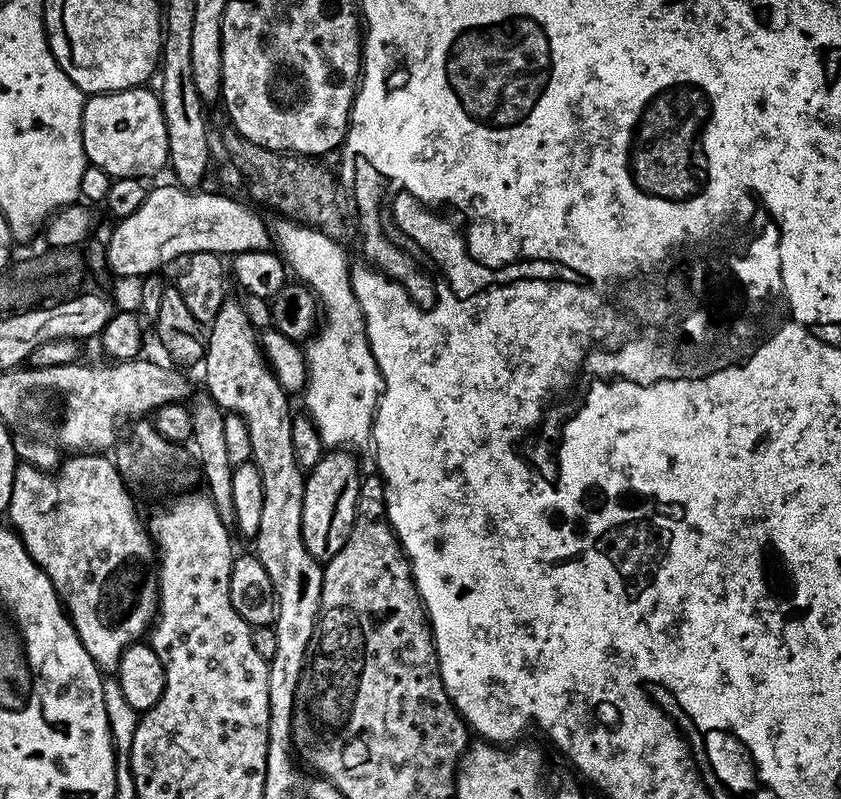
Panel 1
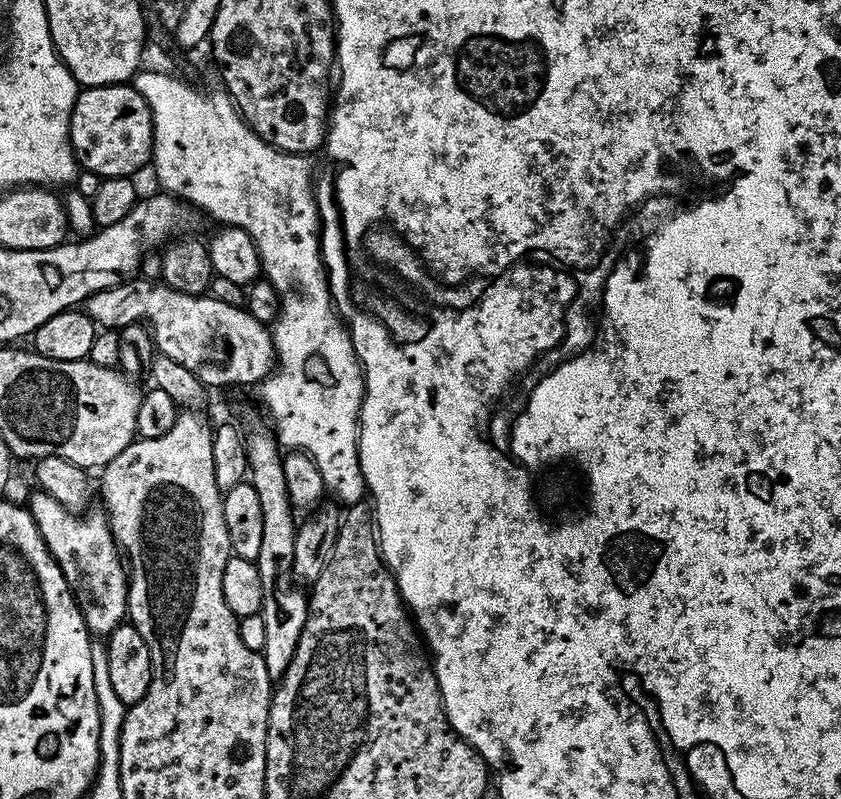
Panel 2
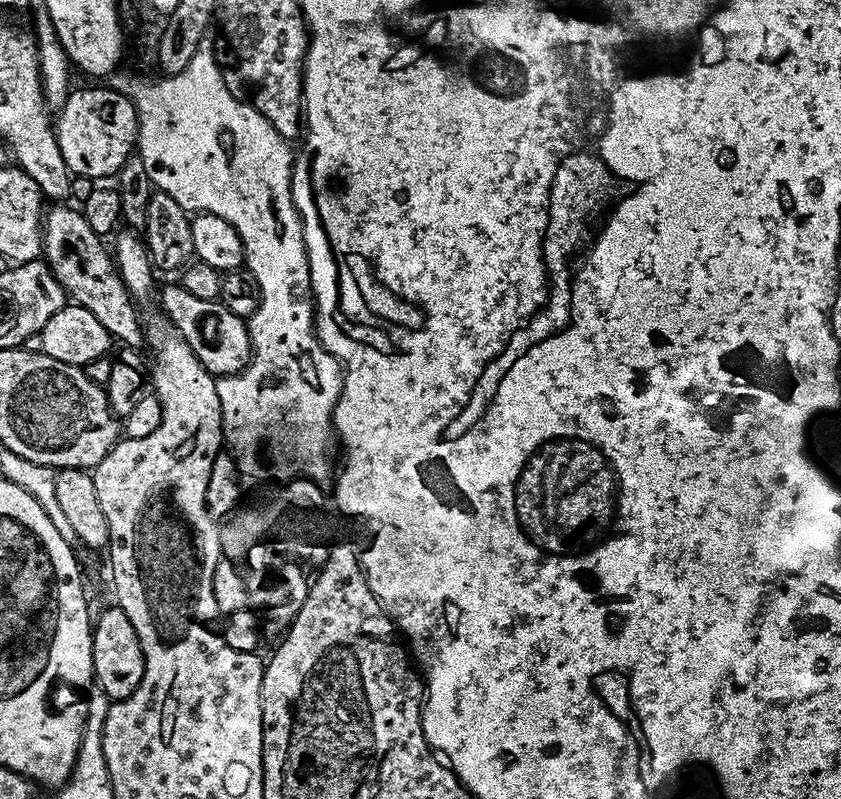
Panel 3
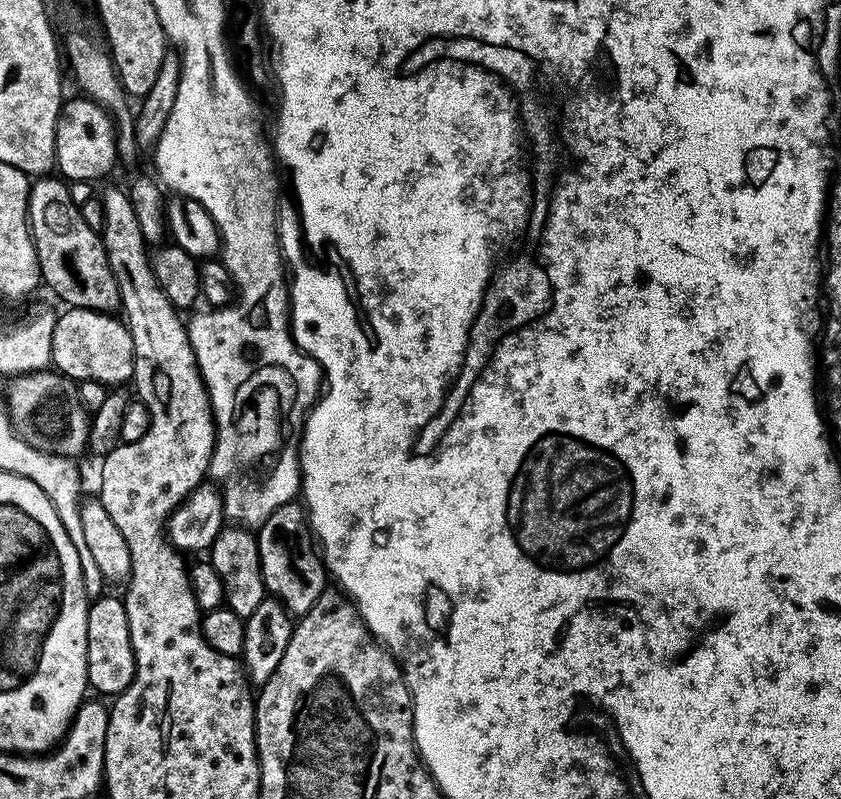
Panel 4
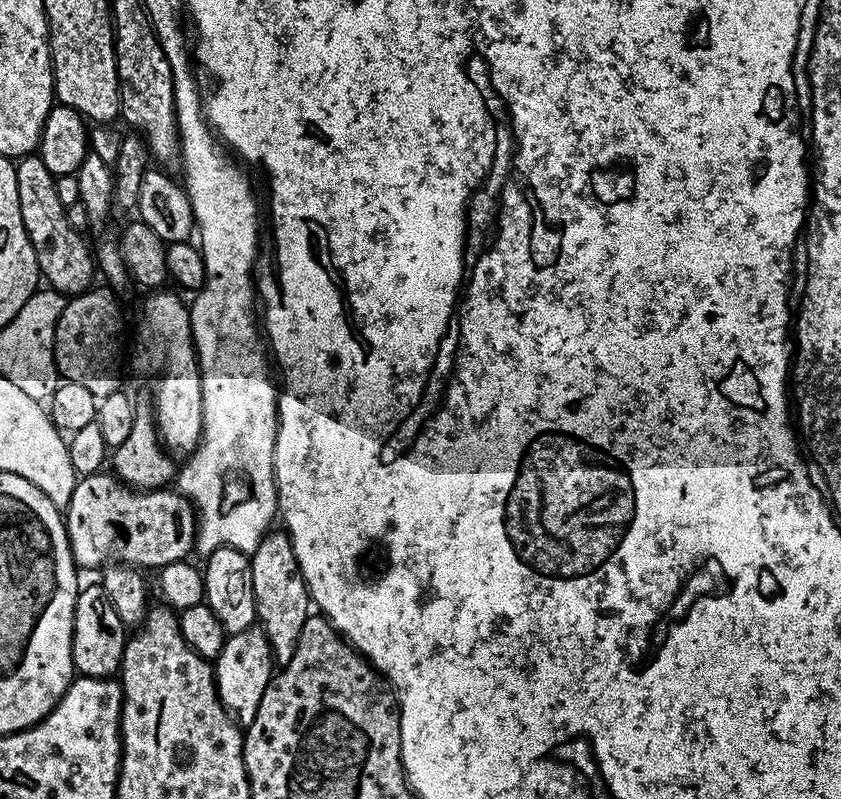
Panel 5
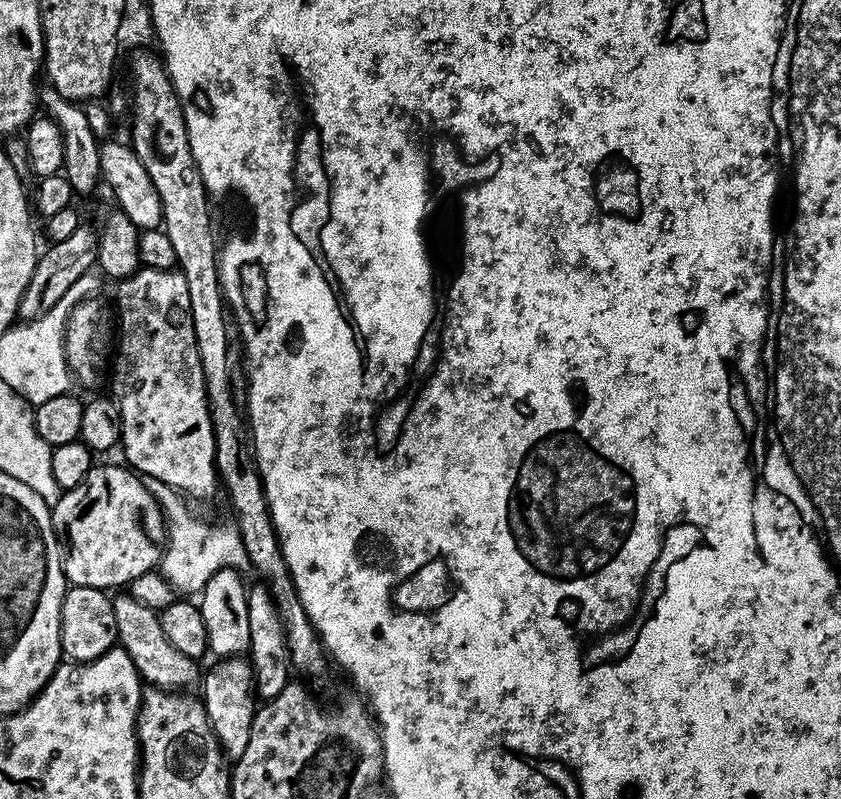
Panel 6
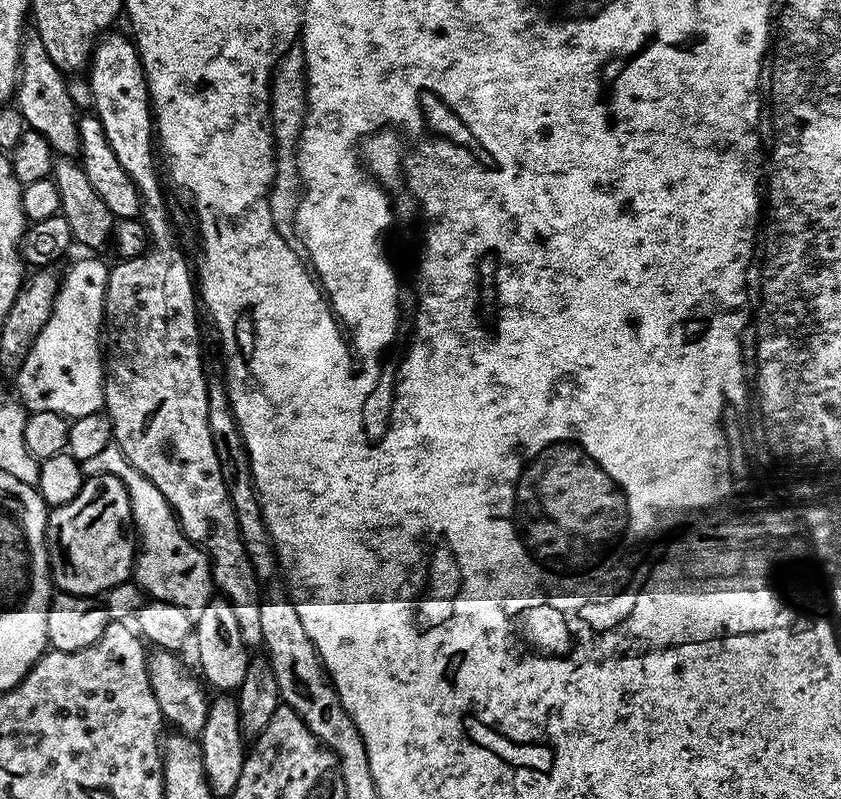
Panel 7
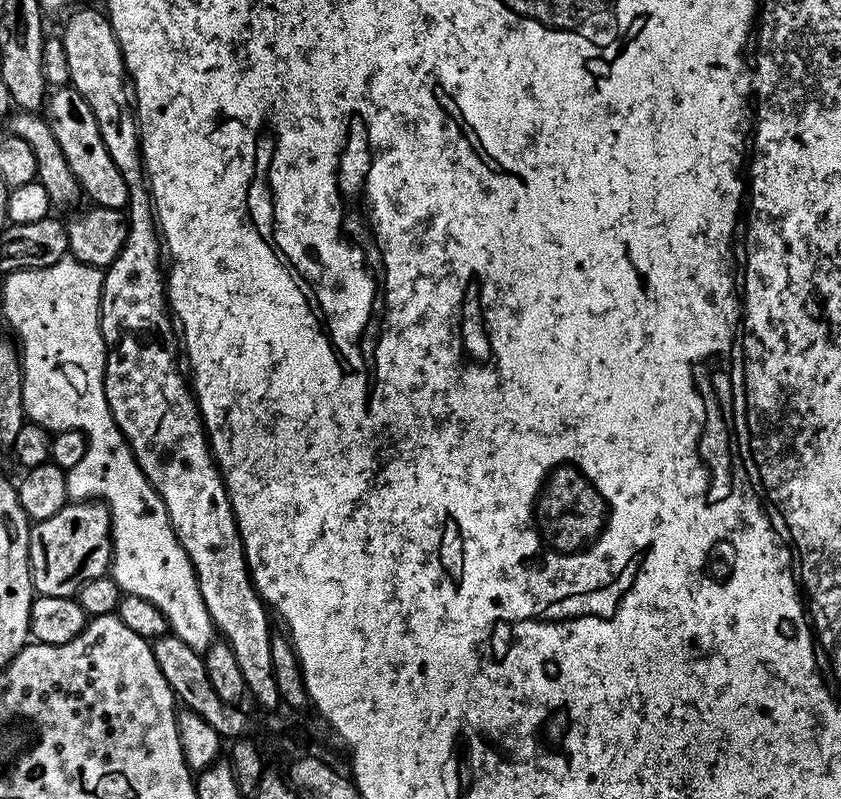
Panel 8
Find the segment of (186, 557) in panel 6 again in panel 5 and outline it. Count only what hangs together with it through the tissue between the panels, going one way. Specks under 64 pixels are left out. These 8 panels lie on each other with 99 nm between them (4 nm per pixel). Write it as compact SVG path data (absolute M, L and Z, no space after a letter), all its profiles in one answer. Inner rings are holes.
M180 70L173 71L172 81L174 82L174 102L176 103L176 129L180 131L180 168L184 172L182 187L188 194L188 201L192 203L192 218L195 227L200 232L200 242L198 249L205 266L204 287L197 291L190 300L190 311L192 313L192 342L196 345L196 358L200 362L200 381L202 382L202 414L204 415L204 434L200 437L200 443L195 452L187 457L188 464L181 463L174 477L174 484L178 491L188 497L195 505L198 513L198 527L196 530L195 551L207 554L219 548L233 548L239 552L252 553L262 542L265 532L273 527L272 516L277 515L278 505L276 503L276 471L274 470L274 446L276 445L276 402L278 399L278 384L272 381L272 372L268 369L270 356L266 351L265 341L262 339L261 329L258 327L258 320L252 317L252 296L254 300L254 276L252 280L252 263L256 260L256 239L260 236L260 212L256 209L256 196L252 193L252 184L244 177L244 172L239 168L231 155L224 156L225 149L221 141L217 139L207 120L204 119L204 106L202 103L201 89L196 89L196 80L184 76Z

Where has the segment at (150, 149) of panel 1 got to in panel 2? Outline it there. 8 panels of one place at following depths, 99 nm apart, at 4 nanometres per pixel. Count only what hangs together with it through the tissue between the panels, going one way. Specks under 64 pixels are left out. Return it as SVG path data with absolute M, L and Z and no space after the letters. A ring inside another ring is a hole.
M127 83L107 84L105 88L84 88L72 108L70 139L81 169L96 172L102 178L131 177L132 172L138 171L152 159L152 111L144 96Z

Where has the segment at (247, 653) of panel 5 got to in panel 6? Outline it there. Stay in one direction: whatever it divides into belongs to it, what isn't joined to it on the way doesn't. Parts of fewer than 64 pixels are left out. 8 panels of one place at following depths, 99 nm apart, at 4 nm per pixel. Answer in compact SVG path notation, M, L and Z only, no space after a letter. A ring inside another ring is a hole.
M229 656L215 661L212 669L205 671L202 676L204 693L204 709L210 718L210 726L220 743L225 757L234 762L246 754L246 746L250 742L250 726L256 717L258 697L256 683L252 677L252 665L244 656Z

